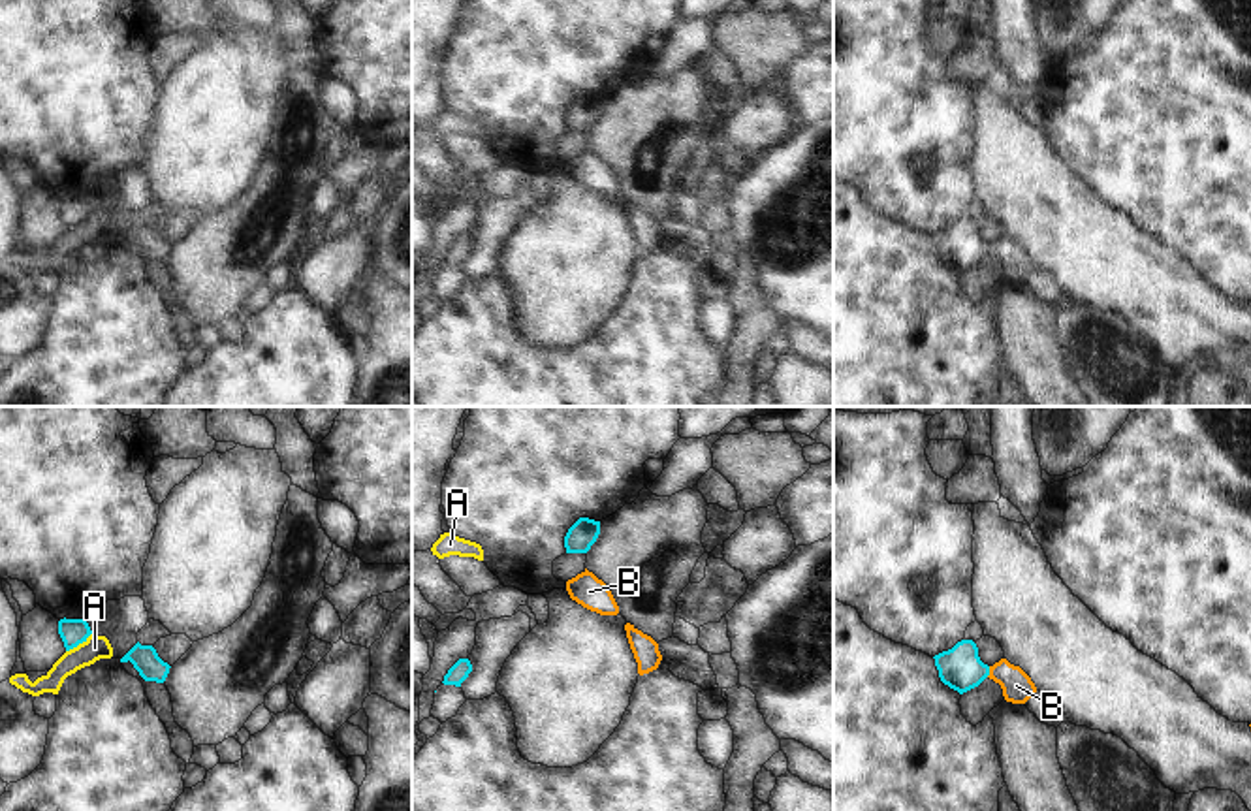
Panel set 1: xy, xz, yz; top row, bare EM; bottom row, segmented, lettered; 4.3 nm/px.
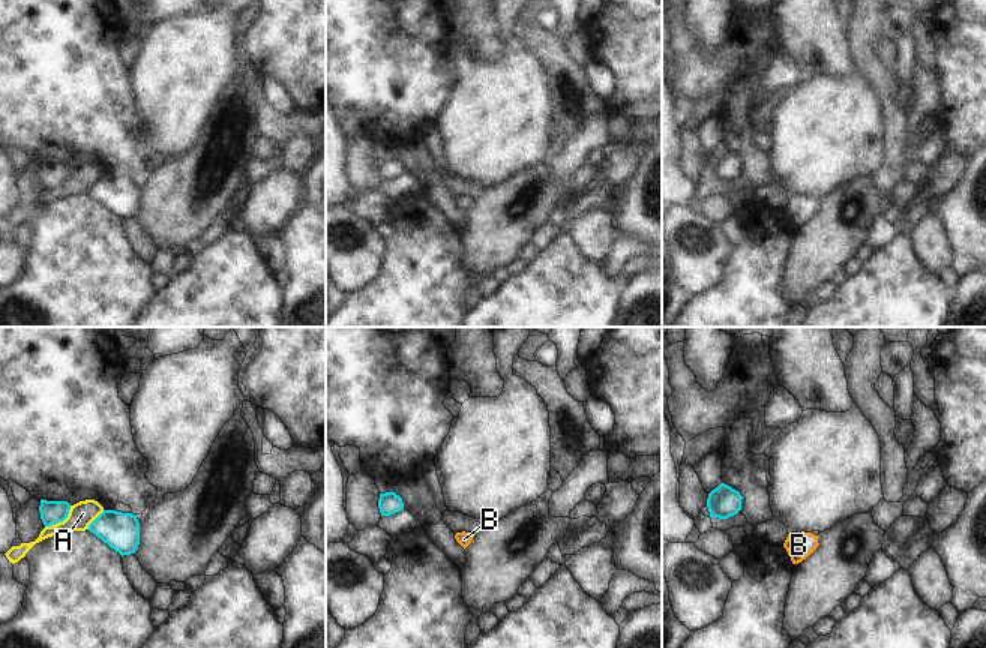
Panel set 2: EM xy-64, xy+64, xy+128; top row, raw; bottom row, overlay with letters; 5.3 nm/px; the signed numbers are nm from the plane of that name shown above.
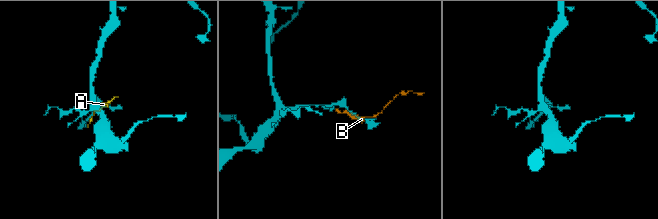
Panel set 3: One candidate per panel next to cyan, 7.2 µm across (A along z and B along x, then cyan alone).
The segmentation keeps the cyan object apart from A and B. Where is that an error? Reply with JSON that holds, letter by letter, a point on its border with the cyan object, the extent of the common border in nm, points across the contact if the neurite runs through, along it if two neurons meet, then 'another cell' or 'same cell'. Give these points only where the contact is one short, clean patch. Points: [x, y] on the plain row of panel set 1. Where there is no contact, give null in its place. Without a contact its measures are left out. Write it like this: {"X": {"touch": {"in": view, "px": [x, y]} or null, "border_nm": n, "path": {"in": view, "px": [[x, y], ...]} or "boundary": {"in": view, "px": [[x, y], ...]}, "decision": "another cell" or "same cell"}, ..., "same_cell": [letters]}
{"A": {"touch": {"in": "xy", "px": [78, 222]}, "border_nm": 140, "decision": "another cell"}, "B": {"touch": {"in": "yz", "px": [988, 251]}, "border_nm": 50, "path": {"in": "yz", "px": [[960, 247], [988, 251], [1003, 251], [1016, 264]]}, "decision": "same cell"}, "same_cell": ["B"]}

